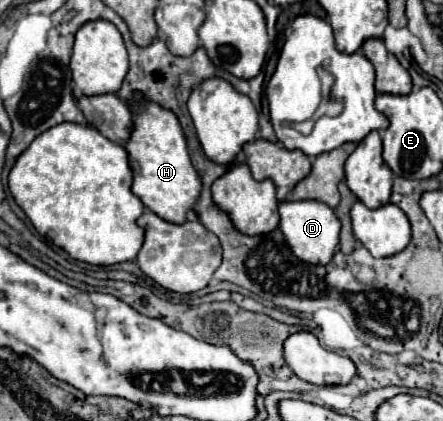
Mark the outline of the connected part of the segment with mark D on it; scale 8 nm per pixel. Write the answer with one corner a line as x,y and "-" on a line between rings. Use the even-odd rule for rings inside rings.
314,200
282,202
280,204
280,230
296,258
314,266
326,266
332,260
338,246
340,222
334,216
334,210
322,202
314,202

